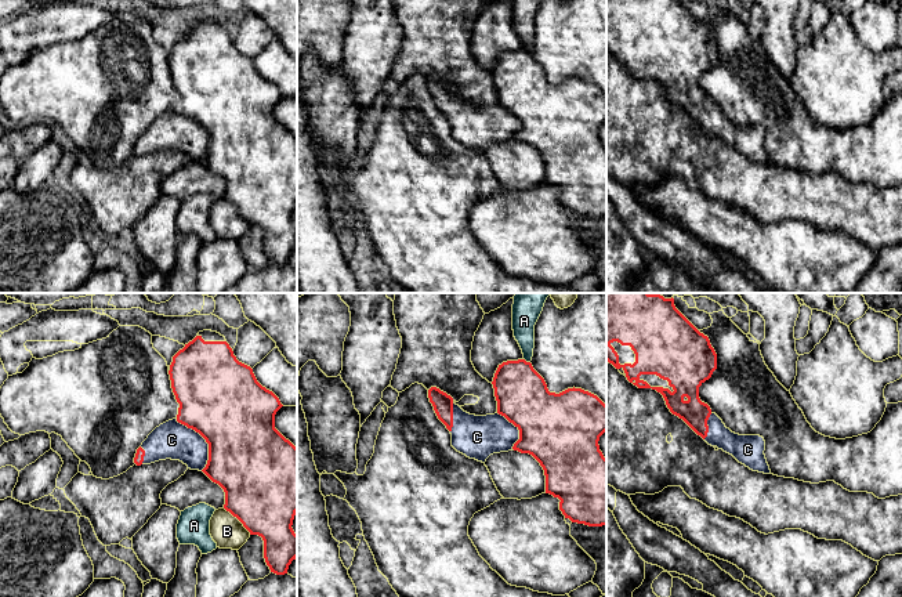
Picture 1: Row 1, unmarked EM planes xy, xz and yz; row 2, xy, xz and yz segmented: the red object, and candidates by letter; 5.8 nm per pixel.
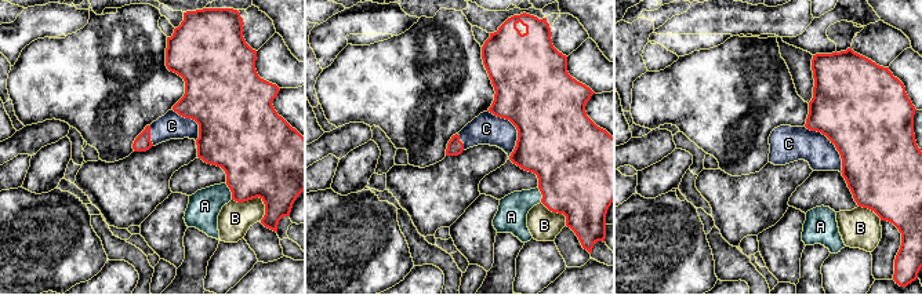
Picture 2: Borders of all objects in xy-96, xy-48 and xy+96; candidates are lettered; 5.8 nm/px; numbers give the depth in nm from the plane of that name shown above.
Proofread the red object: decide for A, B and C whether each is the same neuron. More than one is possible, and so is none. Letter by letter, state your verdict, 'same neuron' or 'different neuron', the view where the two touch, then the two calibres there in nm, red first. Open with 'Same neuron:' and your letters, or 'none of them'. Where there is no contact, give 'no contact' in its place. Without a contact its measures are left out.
Same neuron: C
A: different neuron; meets red in xz; 300 nm thick on the red side, 140 nm on the other
B: different neuron; meets red in xy; 480 nm thick on the red side, 190 nm on the other
C: same neuron; meets red in xy; 460 nm thick on the red side, 220 nm on the other

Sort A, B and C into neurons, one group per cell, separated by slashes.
A / B / C

